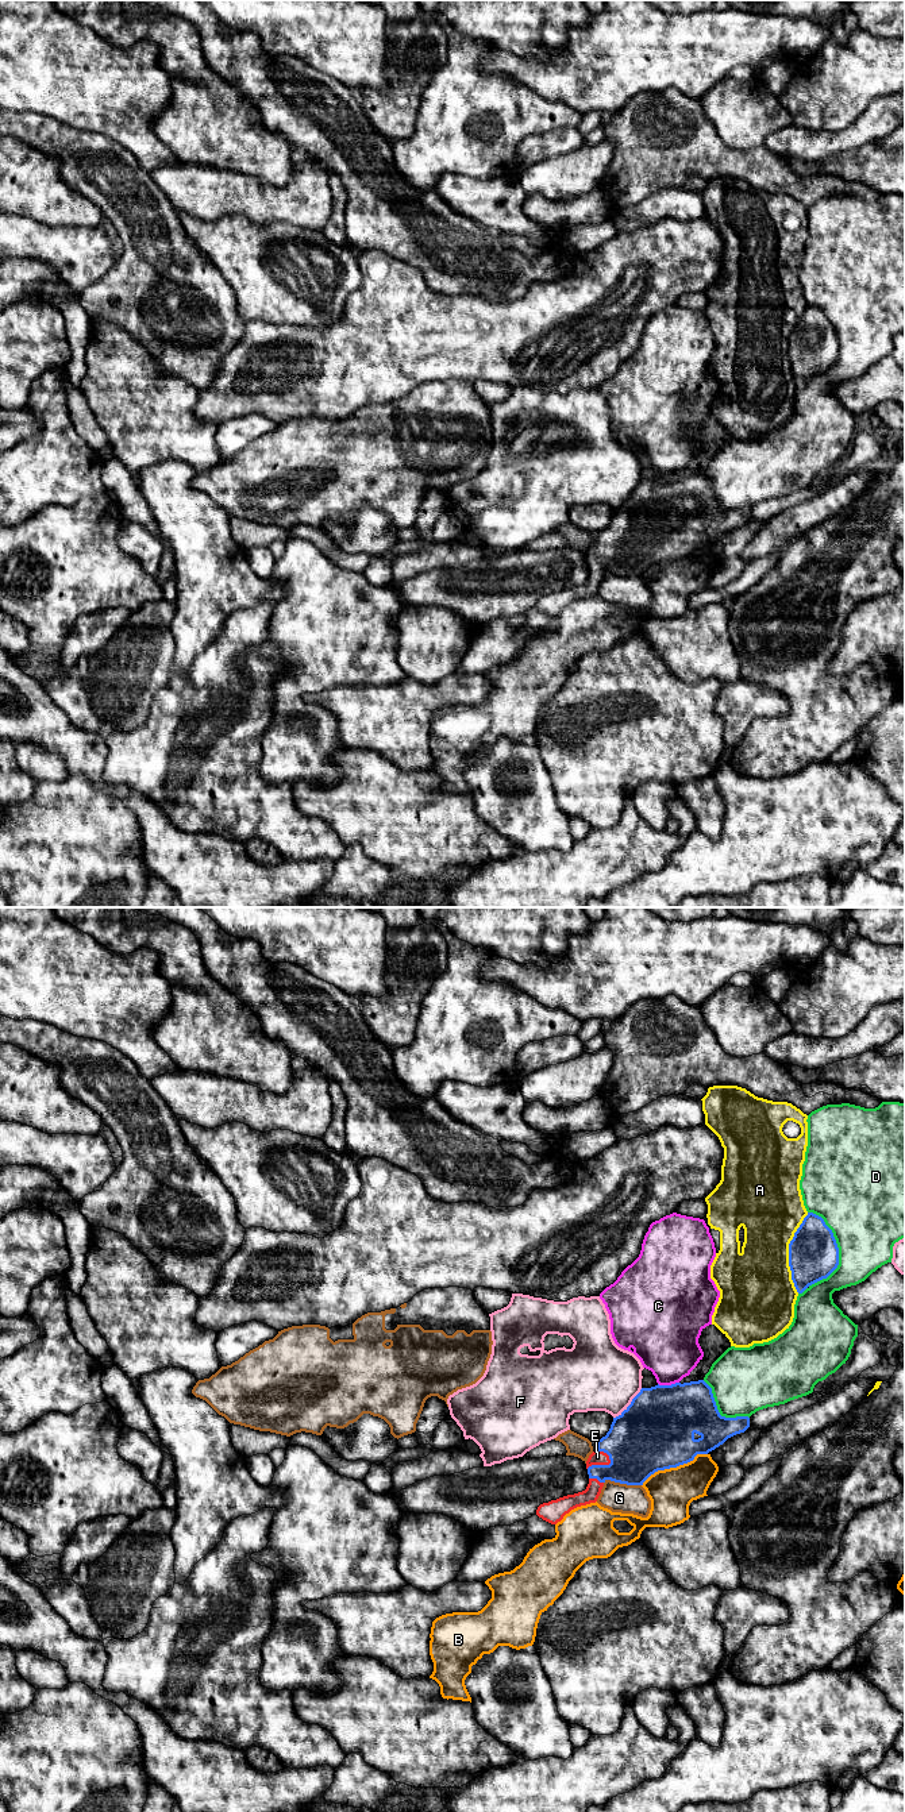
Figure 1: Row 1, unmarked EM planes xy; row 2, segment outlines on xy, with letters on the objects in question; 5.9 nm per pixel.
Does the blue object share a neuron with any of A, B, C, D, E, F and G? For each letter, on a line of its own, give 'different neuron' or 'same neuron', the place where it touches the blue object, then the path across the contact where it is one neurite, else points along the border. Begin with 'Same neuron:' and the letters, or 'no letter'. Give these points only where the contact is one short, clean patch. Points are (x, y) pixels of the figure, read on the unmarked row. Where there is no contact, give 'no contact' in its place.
Same neuron: E
A: different neuron; meets blue in xy at (789, 346)
B: different neuron; meets blue in xy at (673, 559)
C: different neuron; meets blue in xy at (667, 478)
D: different neuron; meets blue in xy at (838, 350)
E: same neuron; meets blue in xy at (601, 558); runs through xy (638, 538), (627, 548), (601, 558), (597, 550)
F: different neuron; meets blue in xy at (630, 497)
G: different neuron; meets blue in xy at (623, 575); border along xy (604, 573), (640, 578)

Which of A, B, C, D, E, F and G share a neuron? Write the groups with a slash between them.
A / B / C / D / E / F / G

